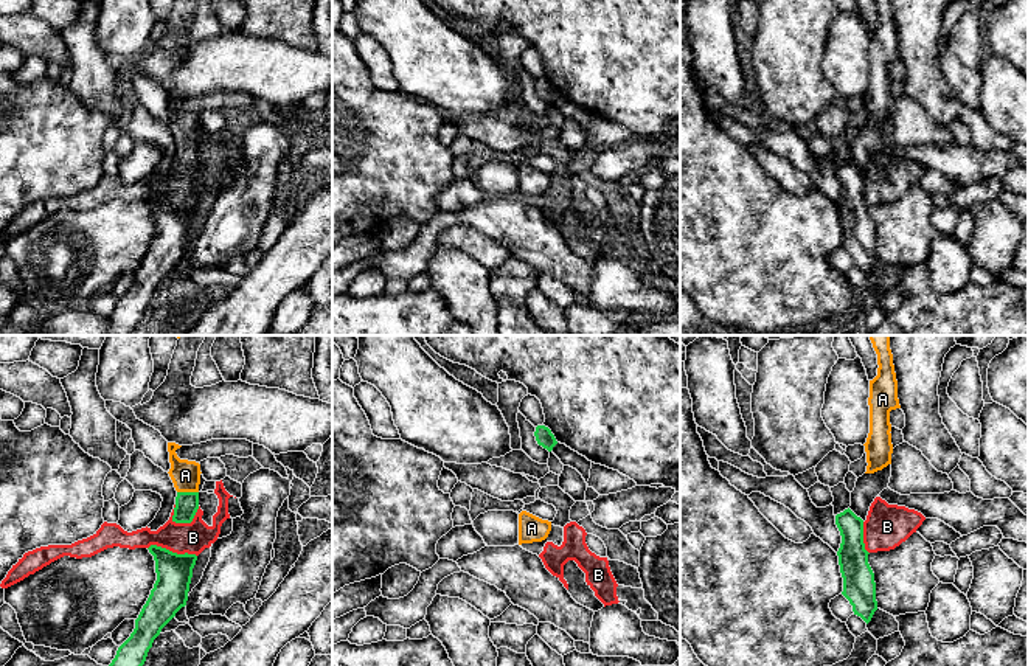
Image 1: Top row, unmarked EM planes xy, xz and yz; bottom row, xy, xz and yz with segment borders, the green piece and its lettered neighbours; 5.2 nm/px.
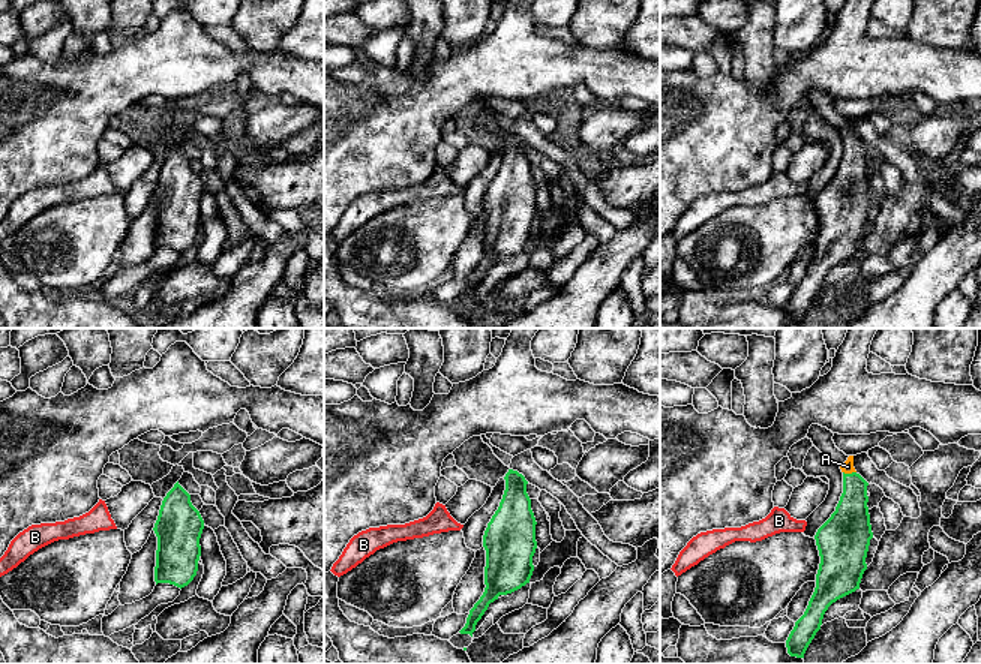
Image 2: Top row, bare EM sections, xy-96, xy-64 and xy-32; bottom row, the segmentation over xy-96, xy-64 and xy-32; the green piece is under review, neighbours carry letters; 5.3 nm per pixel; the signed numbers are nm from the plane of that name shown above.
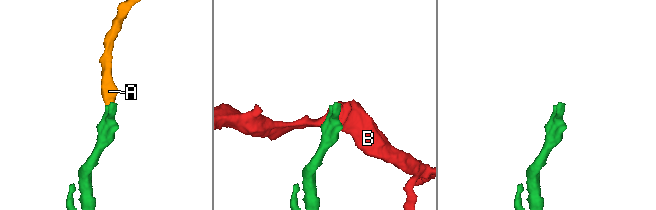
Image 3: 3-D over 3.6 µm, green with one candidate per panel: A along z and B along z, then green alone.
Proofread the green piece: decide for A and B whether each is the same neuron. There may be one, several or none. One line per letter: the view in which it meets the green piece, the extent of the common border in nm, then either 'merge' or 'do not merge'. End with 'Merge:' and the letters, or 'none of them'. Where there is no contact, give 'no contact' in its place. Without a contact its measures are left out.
A: contact in xy; length 110 nm; merge
B: contact in xy; length 170 nm; do not merge
Merge: A

